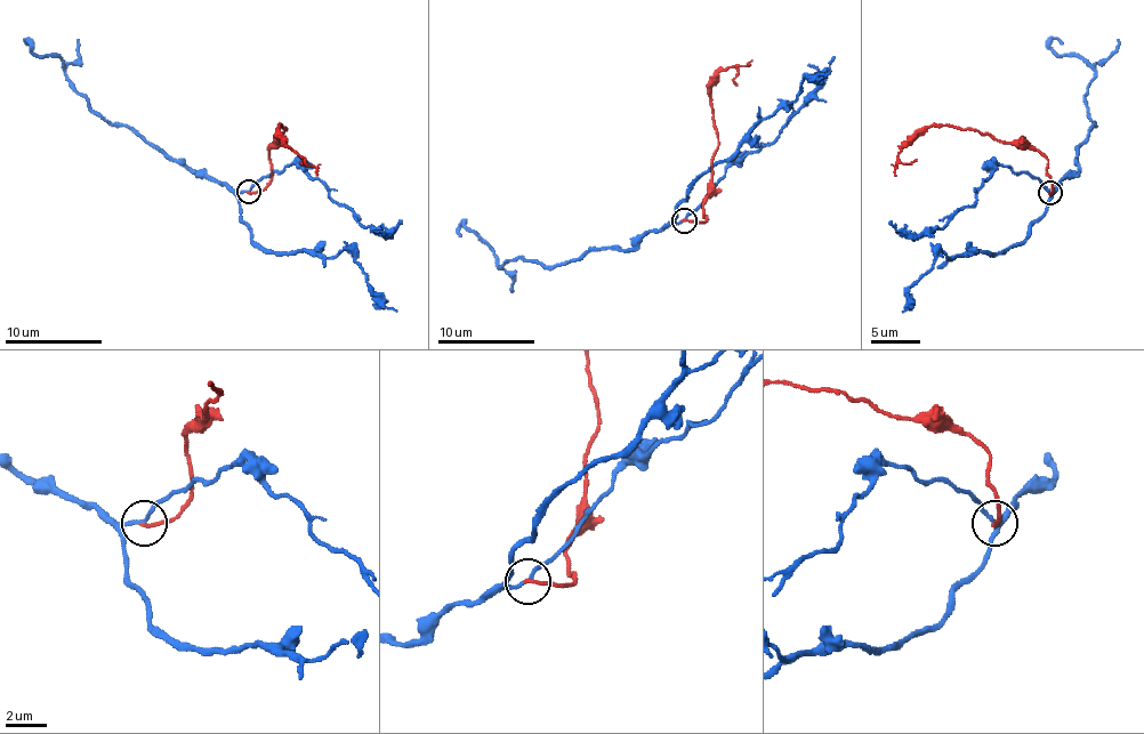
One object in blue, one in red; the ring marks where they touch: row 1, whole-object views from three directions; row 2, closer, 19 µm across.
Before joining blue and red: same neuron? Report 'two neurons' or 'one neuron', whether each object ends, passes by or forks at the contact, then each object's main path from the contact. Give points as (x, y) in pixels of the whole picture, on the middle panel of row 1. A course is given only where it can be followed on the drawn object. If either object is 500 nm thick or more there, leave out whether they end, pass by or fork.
two neurons; blue passes by; red ends; course blue (684, 219), (646, 232), (629, 249), (588, 249), (561, 265), (514, 258), (499, 267), (464, 223), (461, 235); course red (684, 219), (702, 222), (711, 163), (718, 146), (711, 81), (722, 71), (749, 64)

